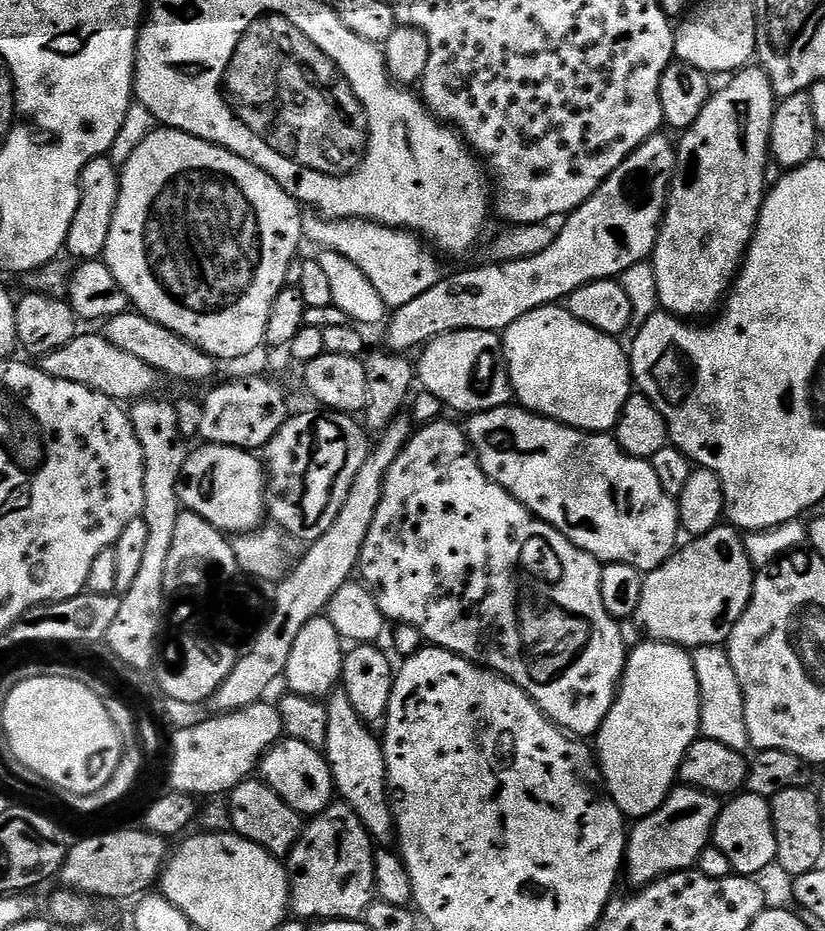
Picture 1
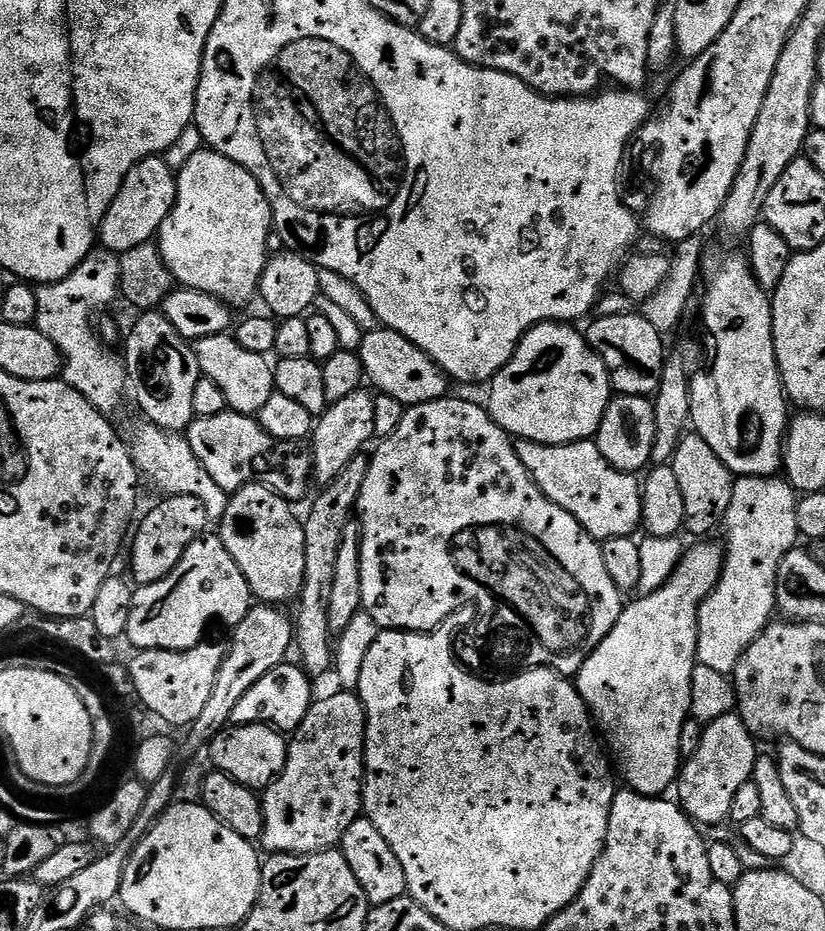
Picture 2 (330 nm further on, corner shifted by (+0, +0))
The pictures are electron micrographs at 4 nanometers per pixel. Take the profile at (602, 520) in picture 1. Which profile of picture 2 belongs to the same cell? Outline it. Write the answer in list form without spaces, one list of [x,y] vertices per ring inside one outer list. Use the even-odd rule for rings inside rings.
[[[516,440],[516,453],[522,462],[522,466],[526,466],[526,470],[531,474],[532,481],[540,487],[558,506],[562,506],[562,510],[569,512],[572,517],[580,523],[587,532],[598,542],[613,540],[614,538],[622,538],[623,536],[632,536],[635,528],[639,529],[642,524],[642,498],[640,490],[641,481],[637,479],[631,472],[620,472],[614,466],[610,466],[610,462],[606,462],[606,458],[602,458],[602,454],[598,450],[598,446],[592,440],[579,440],[573,444],[539,444],[538,442],[530,442],[529,440]]]

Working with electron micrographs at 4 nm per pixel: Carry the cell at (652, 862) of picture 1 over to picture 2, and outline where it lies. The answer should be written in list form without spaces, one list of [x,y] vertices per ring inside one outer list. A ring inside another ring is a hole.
[[[739,715],[723,716],[706,725],[698,750],[694,750],[694,754],[683,761],[674,785],[675,791],[680,791],[680,807],[697,825],[720,826],[728,820],[738,786],[752,779],[758,755],[755,743],[757,741],[752,732]]]

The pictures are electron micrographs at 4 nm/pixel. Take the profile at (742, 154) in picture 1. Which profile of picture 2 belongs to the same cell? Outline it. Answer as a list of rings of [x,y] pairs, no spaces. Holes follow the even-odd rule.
[[[747,255],[728,256],[721,262],[720,269],[713,274],[712,281],[709,282],[708,289],[704,292],[704,305],[700,308],[700,324],[704,327],[704,344],[702,343],[702,363],[692,373],[692,385],[690,386],[691,427],[694,429],[695,435],[701,436],[706,442],[706,446],[710,446],[710,450],[714,450],[714,454],[718,454],[718,458],[722,458],[722,462],[732,472],[733,477],[776,476],[784,466],[784,441],[788,435],[790,423],[790,415],[788,416],[790,401],[784,391],[784,383],[780,377],[780,367],[776,361],[776,351],[774,350],[772,301],[769,293],[756,280]]]

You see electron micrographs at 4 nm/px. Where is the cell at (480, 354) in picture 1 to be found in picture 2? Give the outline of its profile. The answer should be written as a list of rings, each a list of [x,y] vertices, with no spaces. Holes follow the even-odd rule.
[[[381,326],[372,332],[364,333],[358,355],[364,367],[367,383],[381,397],[389,396],[390,399],[404,404],[403,406],[411,406],[442,400],[449,395],[450,380],[443,370],[427,354],[418,350],[414,342],[402,338],[402,334],[392,332],[389,328]]]

